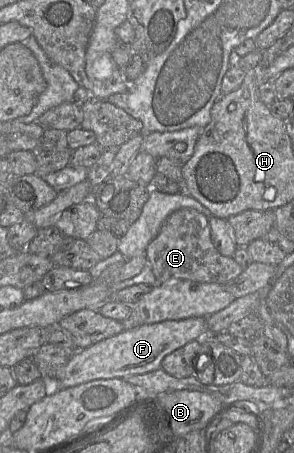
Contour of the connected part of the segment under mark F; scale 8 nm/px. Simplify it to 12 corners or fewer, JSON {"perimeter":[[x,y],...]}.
{"perimeter":[[206,318],[143,324],[73,353],[58,389],[161,368]]}

